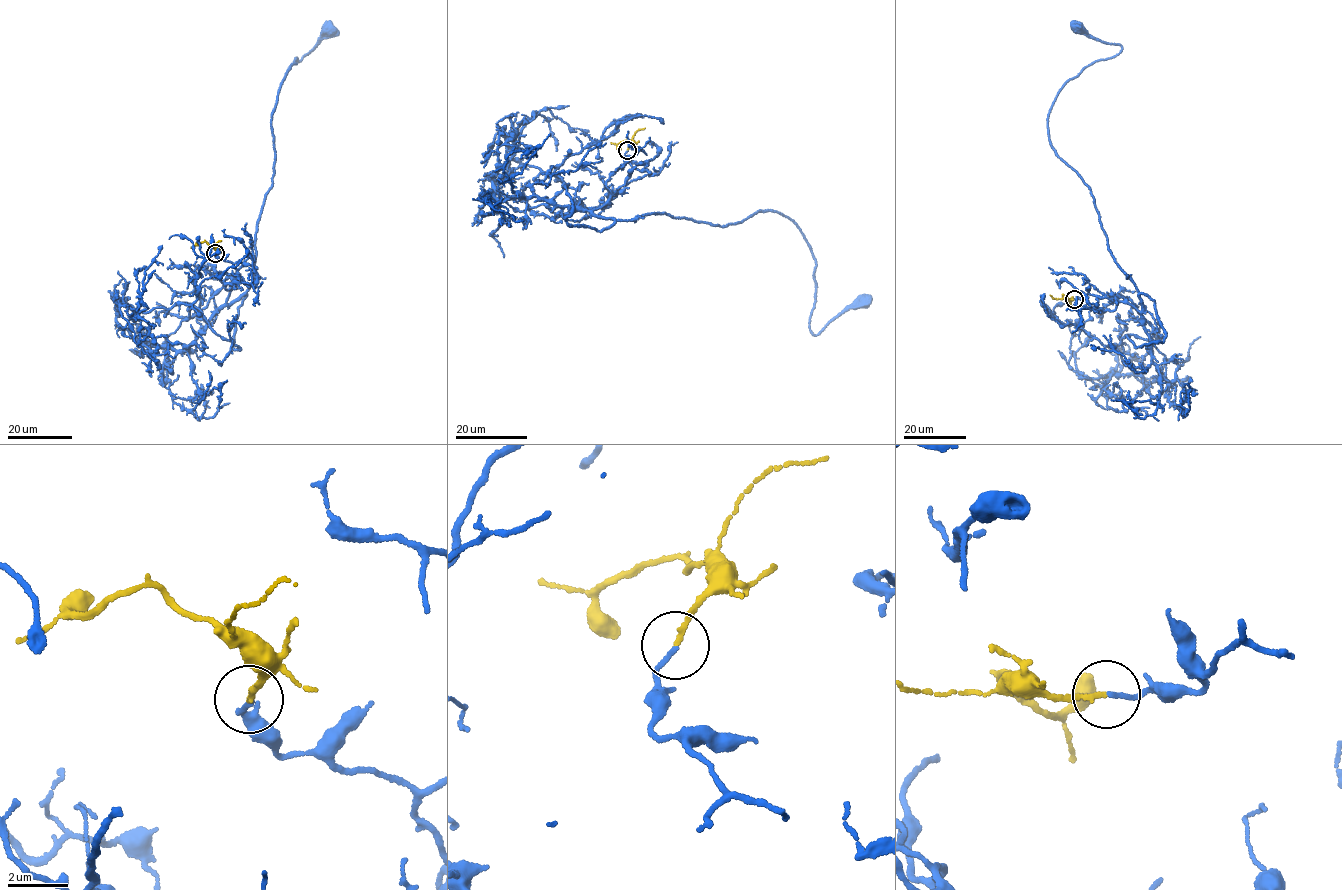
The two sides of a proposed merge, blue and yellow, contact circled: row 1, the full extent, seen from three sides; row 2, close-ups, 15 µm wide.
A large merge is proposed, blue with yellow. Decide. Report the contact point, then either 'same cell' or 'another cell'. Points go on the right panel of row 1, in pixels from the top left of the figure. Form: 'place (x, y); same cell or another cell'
place (1074, 299); same cell

